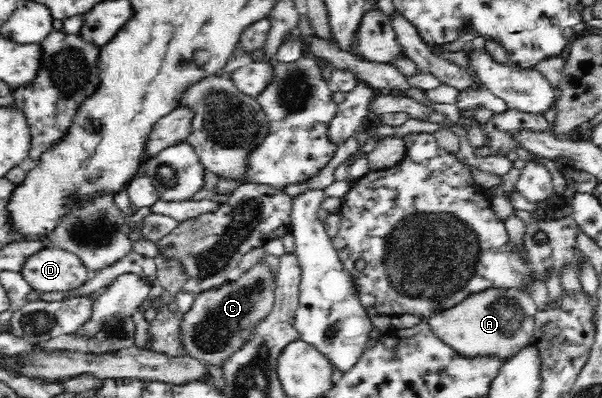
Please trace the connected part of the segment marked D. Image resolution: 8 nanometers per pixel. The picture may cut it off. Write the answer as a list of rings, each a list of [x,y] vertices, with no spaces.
[[[53,246],[31,254],[19,272],[31,290],[42,293],[79,288],[92,274],[77,255]]]

